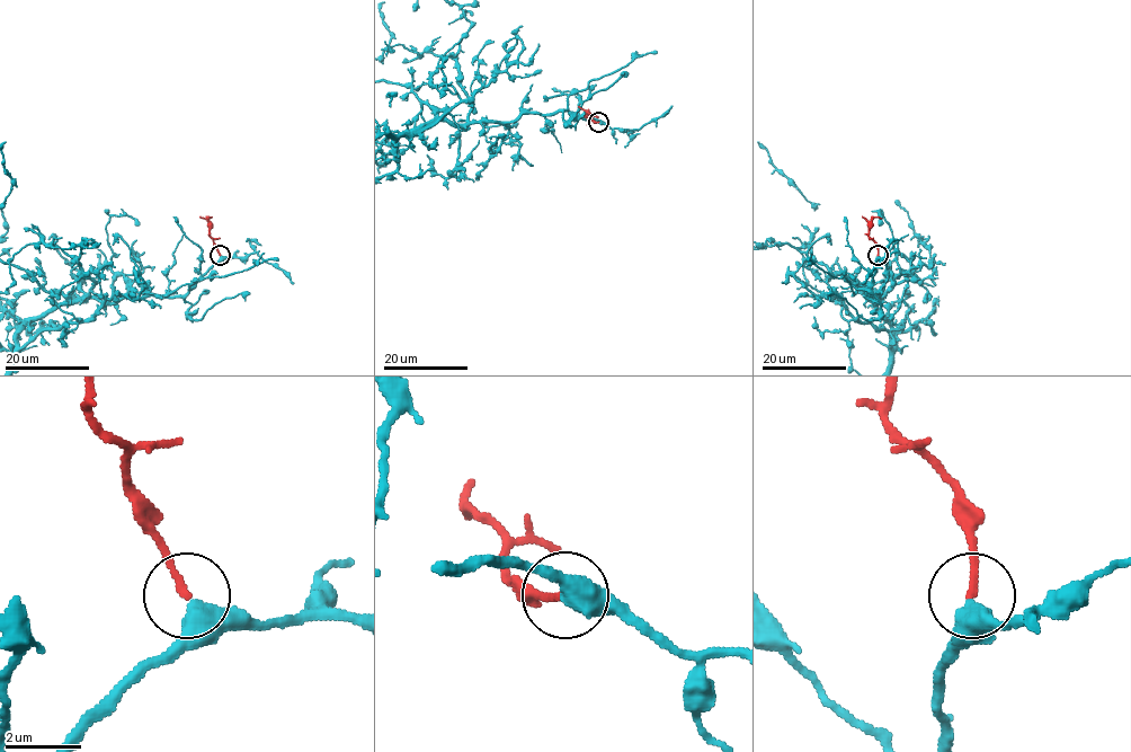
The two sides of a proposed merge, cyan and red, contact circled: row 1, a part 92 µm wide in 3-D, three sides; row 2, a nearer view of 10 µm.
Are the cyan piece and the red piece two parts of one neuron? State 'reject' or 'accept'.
accept

